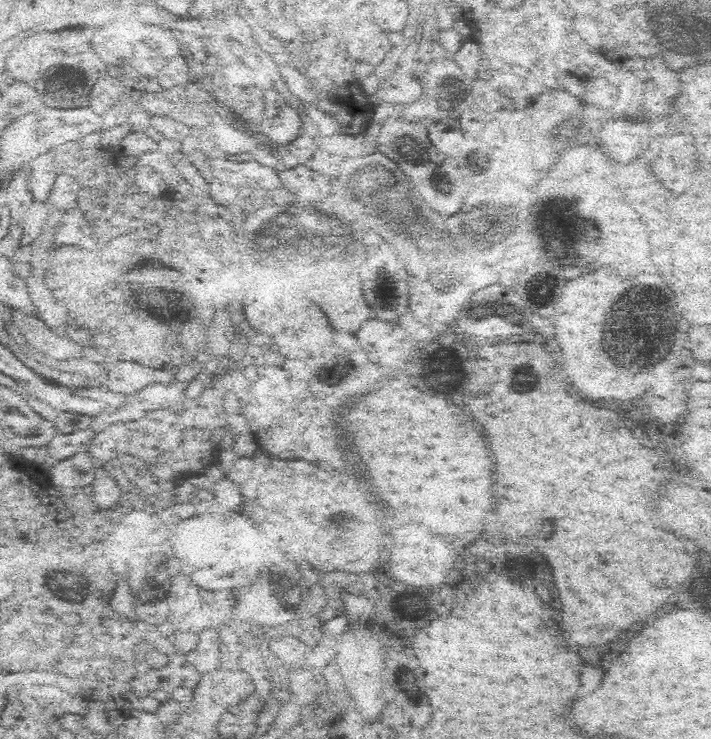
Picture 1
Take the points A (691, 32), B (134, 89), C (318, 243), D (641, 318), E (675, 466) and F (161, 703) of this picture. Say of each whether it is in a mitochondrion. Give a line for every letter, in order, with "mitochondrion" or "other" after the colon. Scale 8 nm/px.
A: mitochondrion
B: other
C: mitochondrion
D: mitochondrion
E: other
F: other

